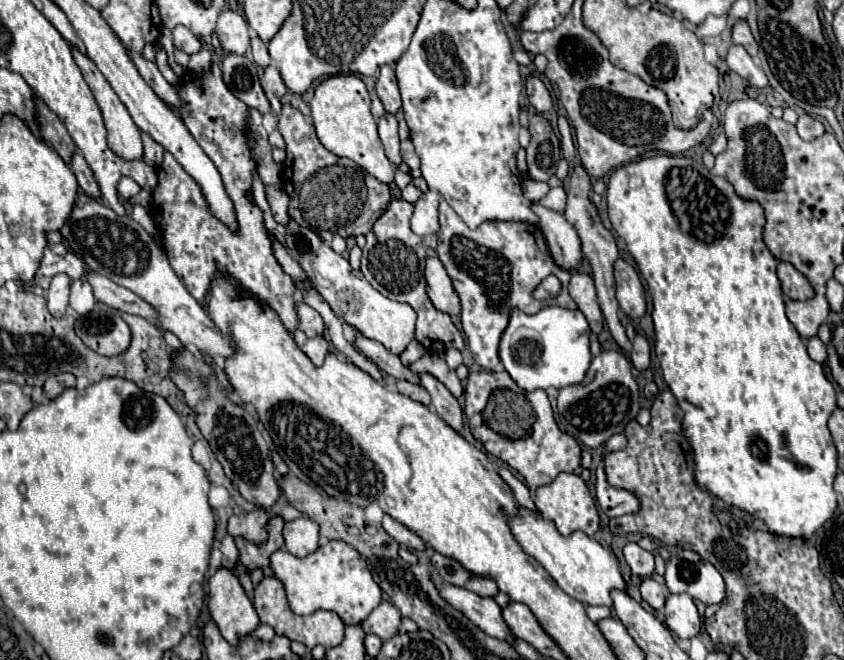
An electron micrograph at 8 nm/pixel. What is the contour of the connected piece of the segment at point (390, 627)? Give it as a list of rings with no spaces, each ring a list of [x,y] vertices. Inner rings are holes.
[[[382,601],[364,621],[362,627],[366,633],[374,633],[378,635],[382,641],[394,637],[398,633],[400,627],[400,611],[390,603],[390,601]]]

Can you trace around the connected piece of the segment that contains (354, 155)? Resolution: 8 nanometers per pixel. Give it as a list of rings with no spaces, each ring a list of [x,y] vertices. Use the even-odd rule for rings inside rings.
[[[334,75],[324,79],[314,89],[310,109],[318,139],[328,151],[352,159],[382,183],[390,185],[394,181],[394,165],[384,155],[384,147],[376,131],[376,119],[370,113],[370,95],[358,75]]]

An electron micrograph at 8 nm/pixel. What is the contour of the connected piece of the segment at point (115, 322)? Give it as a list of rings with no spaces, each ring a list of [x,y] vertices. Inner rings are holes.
[[[94,309],[74,323],[76,335],[96,353],[112,357],[120,355],[130,345],[130,329],[114,311]]]

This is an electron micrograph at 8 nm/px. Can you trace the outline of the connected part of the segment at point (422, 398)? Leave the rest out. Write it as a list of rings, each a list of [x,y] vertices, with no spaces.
[[[398,381],[398,391],[400,391],[402,395],[408,395],[408,397],[414,399],[414,401],[420,401],[422,405],[430,405],[430,395],[428,395],[428,391],[426,391],[422,385],[418,385],[418,383]]]

